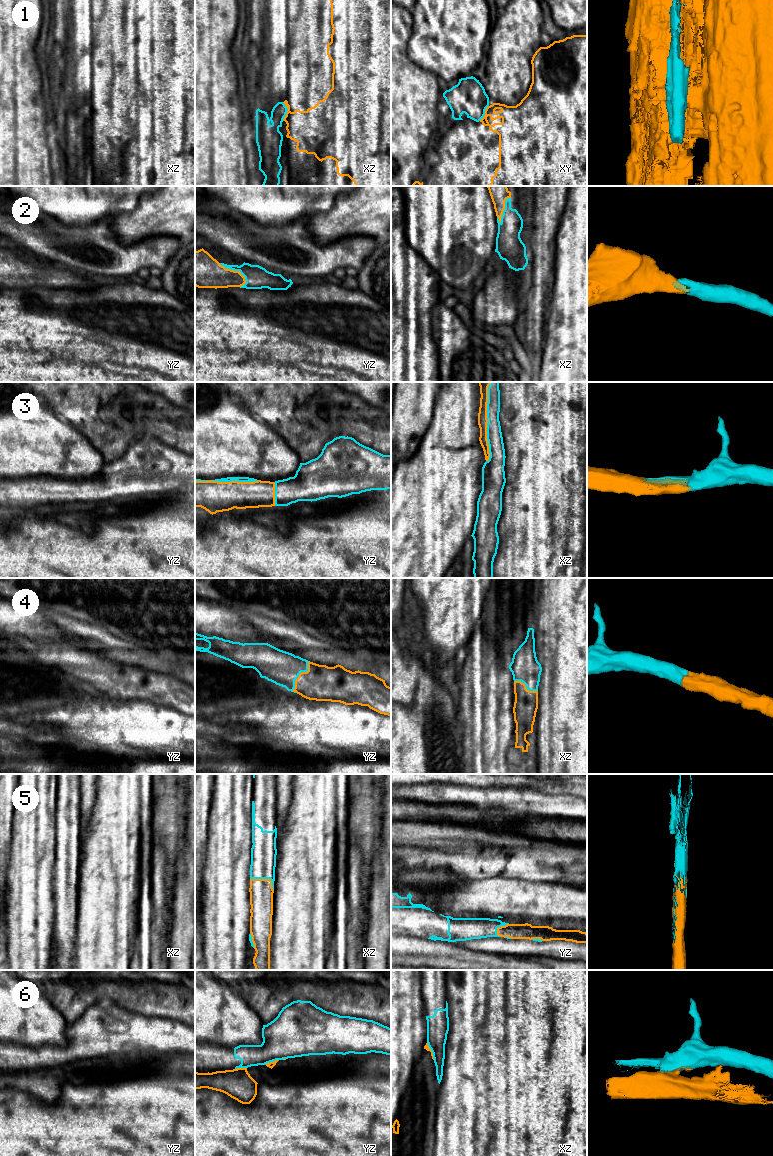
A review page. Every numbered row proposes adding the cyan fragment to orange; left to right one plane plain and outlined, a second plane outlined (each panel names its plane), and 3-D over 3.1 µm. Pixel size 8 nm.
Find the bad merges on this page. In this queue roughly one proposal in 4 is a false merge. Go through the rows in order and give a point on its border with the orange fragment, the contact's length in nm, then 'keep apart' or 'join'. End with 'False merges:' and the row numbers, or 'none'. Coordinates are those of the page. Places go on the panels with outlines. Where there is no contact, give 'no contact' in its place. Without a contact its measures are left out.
1: meets orange in xz at (287, 111); contact 150 nm long; keep apart
2: meets orange in yz at (233, 270); contact 280 nm long; join
3: meets orange in xz at (487, 422); contact 650 nm long; join
4: meets orange in yz at (299, 674); contact 280 nm long; join
5: meets orange in xz at (265, 879); contact 220 nm long; join
6: meets orange in yz at (240, 1068); contact 100 nm long; keep apart
False merges: 1, 6

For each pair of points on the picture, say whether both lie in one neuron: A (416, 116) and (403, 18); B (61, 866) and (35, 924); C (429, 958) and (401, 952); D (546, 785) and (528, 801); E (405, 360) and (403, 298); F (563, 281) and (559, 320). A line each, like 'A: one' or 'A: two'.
A: one
B: two
C: one
D: two
E: one
F: one

